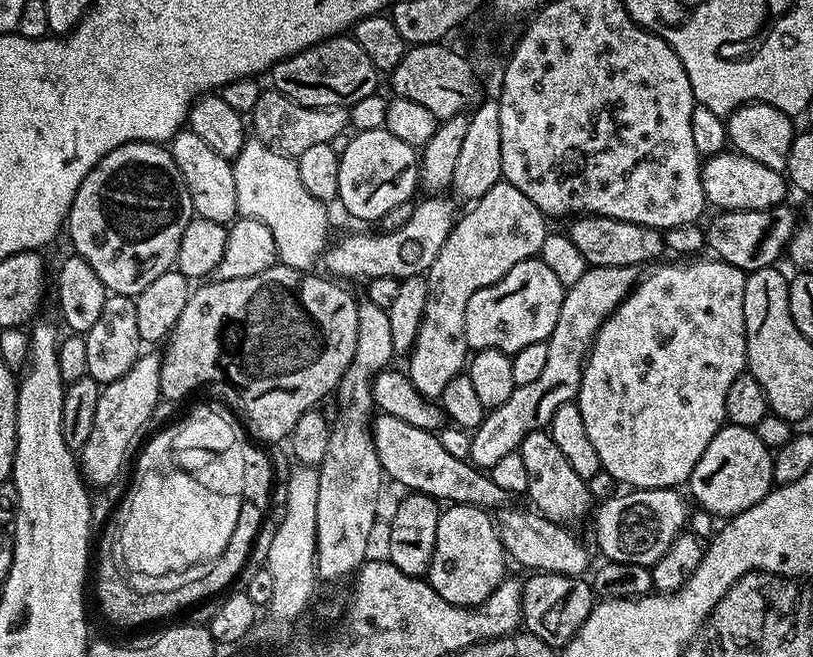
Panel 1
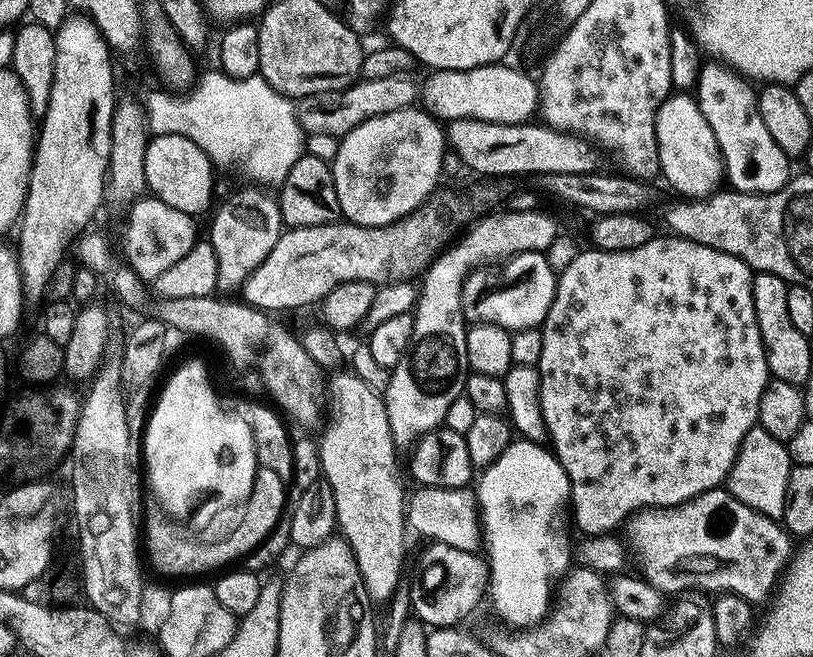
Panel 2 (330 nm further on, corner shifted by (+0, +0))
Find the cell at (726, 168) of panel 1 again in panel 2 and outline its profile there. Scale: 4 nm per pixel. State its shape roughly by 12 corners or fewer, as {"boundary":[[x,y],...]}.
{"boundary":[[691,95],[656,112],[659,175],[684,198],[725,179],[714,130]]}

